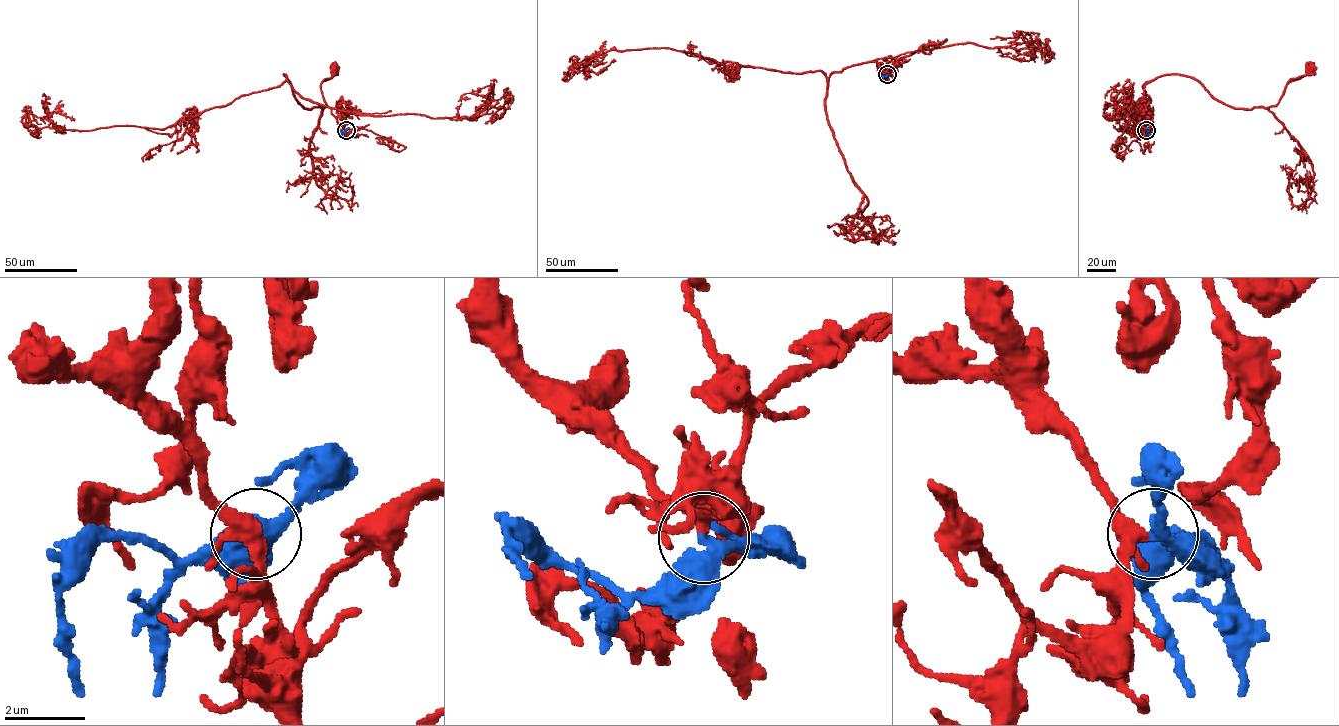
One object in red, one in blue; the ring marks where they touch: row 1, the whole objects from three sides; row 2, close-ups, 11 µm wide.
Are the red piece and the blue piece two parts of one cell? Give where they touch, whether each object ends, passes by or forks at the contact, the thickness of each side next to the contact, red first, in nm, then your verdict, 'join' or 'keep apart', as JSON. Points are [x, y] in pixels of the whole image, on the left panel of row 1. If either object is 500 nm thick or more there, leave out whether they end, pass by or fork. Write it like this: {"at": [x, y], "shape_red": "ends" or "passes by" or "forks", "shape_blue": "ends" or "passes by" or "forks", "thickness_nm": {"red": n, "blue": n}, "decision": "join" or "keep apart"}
{"at": [346, 130], "shape_red": "forks", "shape_blue": "passes by", "thickness_nm": {"red": 300, "blue": 380}, "decision": "join"}

